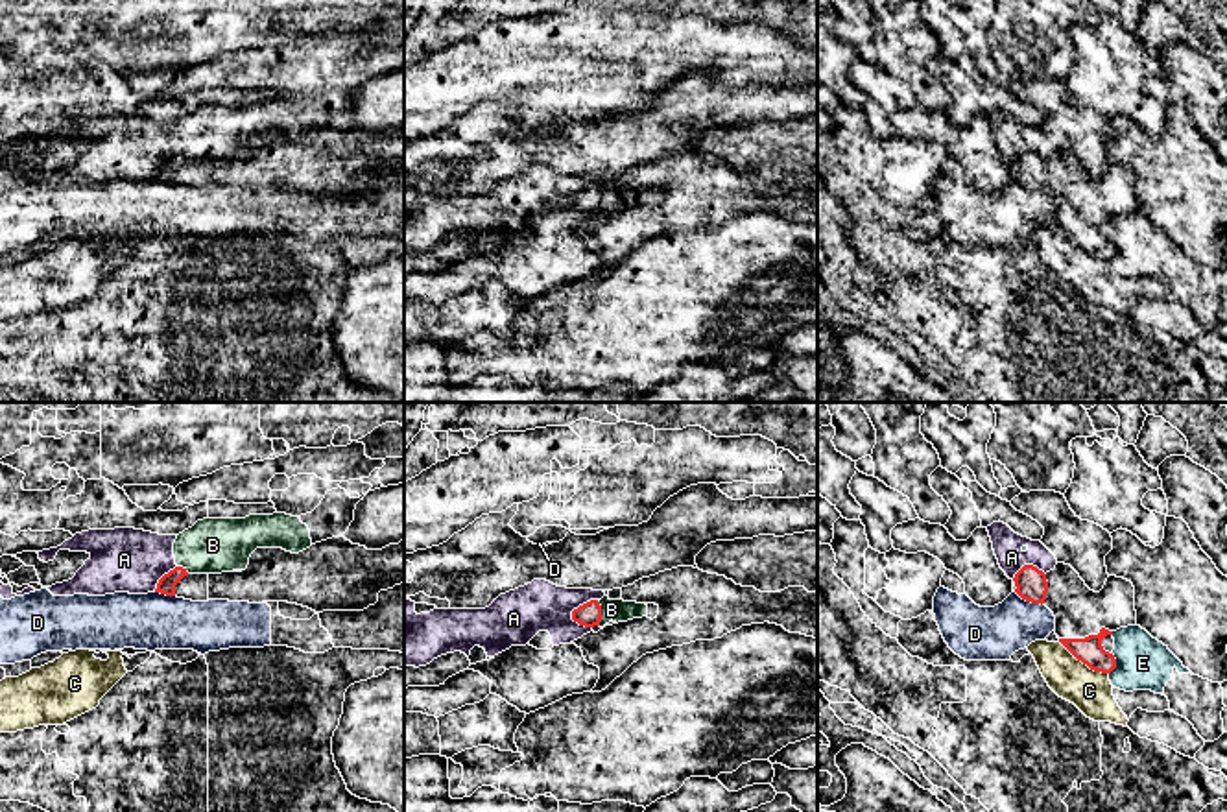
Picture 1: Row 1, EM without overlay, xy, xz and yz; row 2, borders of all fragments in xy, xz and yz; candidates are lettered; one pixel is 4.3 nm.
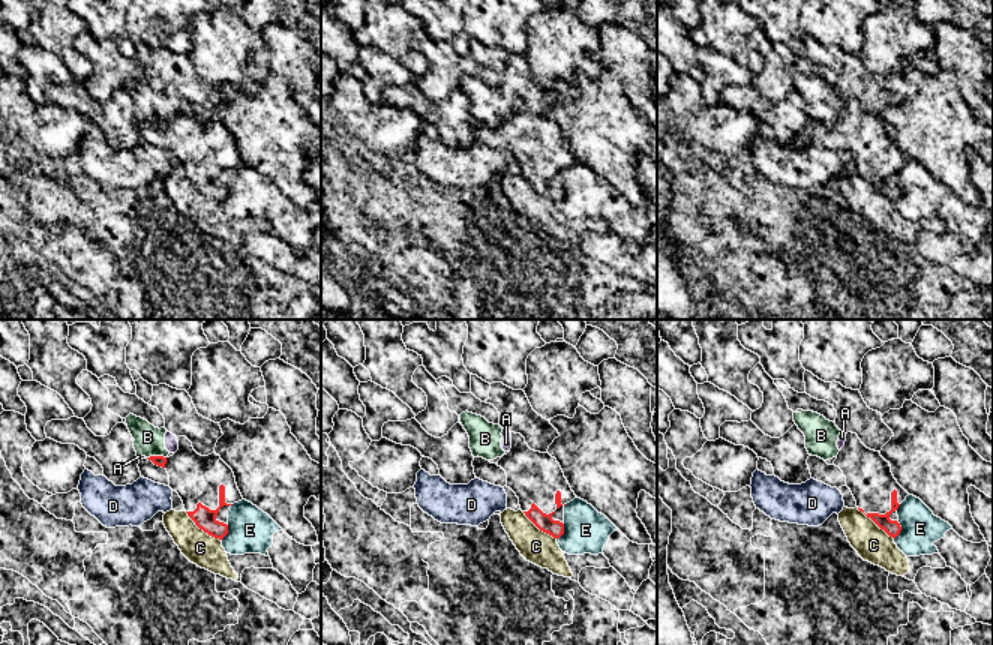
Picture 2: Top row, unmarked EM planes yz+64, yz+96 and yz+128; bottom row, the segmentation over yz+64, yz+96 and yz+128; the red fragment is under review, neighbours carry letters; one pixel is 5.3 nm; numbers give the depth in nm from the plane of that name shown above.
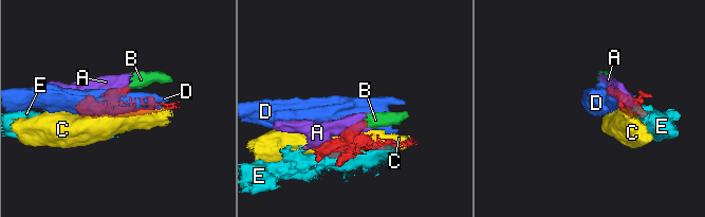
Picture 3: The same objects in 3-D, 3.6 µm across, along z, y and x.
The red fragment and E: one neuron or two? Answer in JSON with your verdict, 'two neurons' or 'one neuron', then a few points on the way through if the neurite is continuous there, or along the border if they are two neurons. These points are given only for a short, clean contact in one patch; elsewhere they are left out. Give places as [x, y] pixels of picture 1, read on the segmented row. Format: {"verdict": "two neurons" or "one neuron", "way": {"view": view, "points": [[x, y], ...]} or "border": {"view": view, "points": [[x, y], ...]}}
{"verdict": "two neurons"}

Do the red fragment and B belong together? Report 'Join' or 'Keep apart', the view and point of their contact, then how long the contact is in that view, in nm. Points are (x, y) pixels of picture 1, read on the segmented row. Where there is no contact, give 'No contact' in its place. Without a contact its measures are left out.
Keep apart. Touches red at xz (600, 613). Shared border 110 nm

